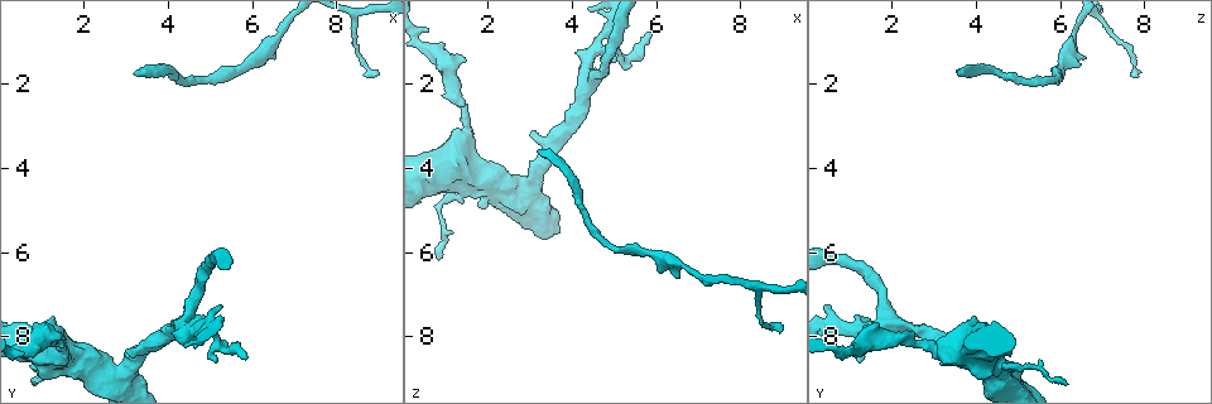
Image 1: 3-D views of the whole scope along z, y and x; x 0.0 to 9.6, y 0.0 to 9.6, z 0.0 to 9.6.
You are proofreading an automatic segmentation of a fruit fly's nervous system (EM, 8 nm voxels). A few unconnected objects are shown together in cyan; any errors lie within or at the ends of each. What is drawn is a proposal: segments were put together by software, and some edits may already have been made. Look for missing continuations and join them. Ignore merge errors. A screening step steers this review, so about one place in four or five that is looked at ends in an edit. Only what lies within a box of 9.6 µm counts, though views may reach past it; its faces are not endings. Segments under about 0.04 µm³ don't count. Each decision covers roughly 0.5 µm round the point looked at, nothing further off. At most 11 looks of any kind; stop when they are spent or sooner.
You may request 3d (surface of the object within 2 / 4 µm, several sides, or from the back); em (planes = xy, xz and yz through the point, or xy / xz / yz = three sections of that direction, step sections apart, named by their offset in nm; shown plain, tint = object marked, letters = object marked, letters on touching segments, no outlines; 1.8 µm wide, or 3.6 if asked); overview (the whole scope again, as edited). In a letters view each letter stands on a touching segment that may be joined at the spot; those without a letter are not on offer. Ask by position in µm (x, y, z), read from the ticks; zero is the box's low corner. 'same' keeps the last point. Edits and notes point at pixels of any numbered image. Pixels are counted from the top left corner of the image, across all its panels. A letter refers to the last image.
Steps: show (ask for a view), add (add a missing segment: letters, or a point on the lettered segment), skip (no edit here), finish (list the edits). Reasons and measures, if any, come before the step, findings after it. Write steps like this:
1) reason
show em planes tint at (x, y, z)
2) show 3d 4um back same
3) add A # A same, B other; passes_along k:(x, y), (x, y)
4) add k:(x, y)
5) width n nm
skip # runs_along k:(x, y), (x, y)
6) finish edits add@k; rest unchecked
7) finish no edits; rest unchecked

show 3d 4um at (6.55, 1.45, 6.60)

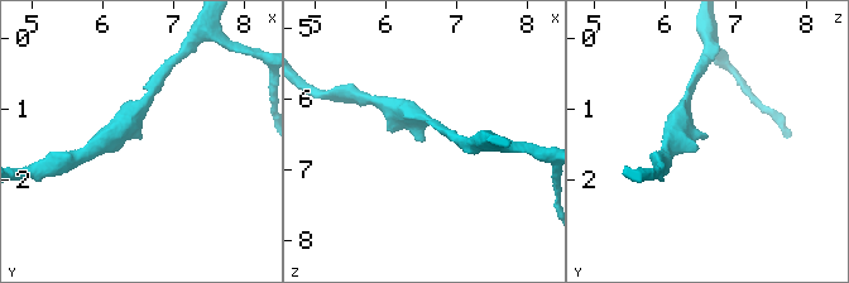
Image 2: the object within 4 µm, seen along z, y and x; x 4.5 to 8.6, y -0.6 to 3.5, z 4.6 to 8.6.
show em xy step 4 tint at (6.50, 1.40, 6.60)

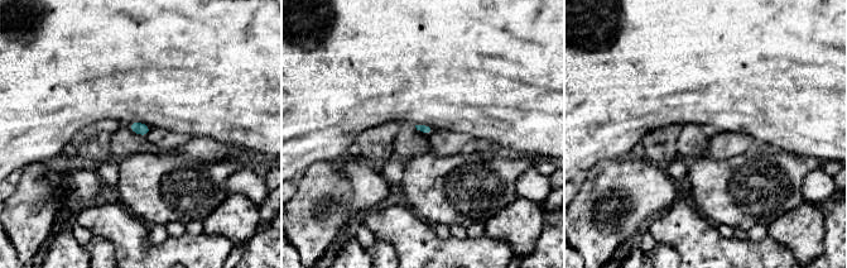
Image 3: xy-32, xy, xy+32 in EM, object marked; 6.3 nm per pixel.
another direction
show em planes letters same

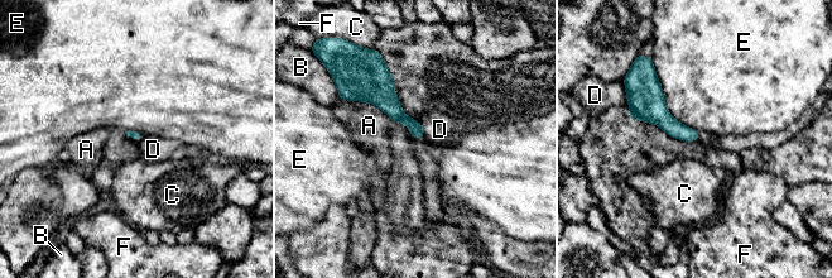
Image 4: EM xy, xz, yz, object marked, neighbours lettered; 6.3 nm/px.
skip # A other, B other, C other, D other, E other, F other; no lettered segment goes on from it

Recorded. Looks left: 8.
tapers out
show em planes tint at (3.25, 1.75, 3.50)

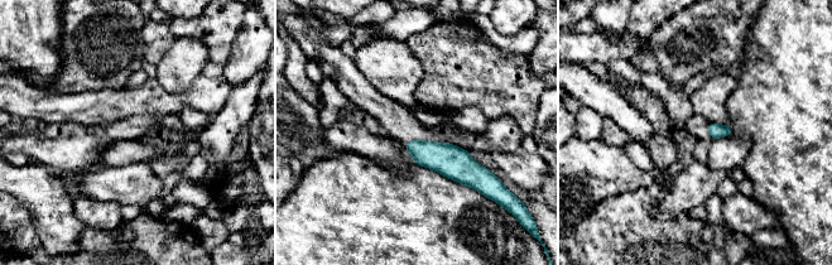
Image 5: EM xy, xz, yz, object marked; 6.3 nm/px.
what lies round it
show em planes letters same

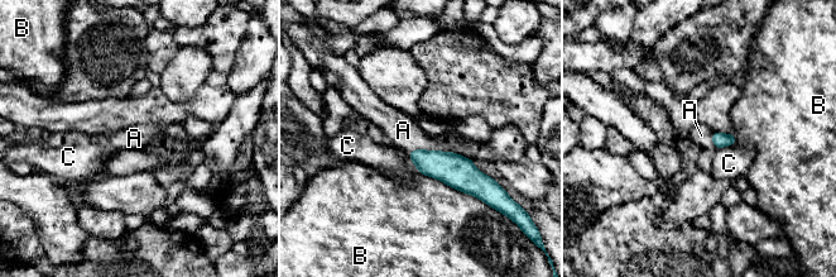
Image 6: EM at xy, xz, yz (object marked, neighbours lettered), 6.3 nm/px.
add A # A same, B other, C other; the neuron continues

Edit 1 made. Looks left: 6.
redraw
show overview

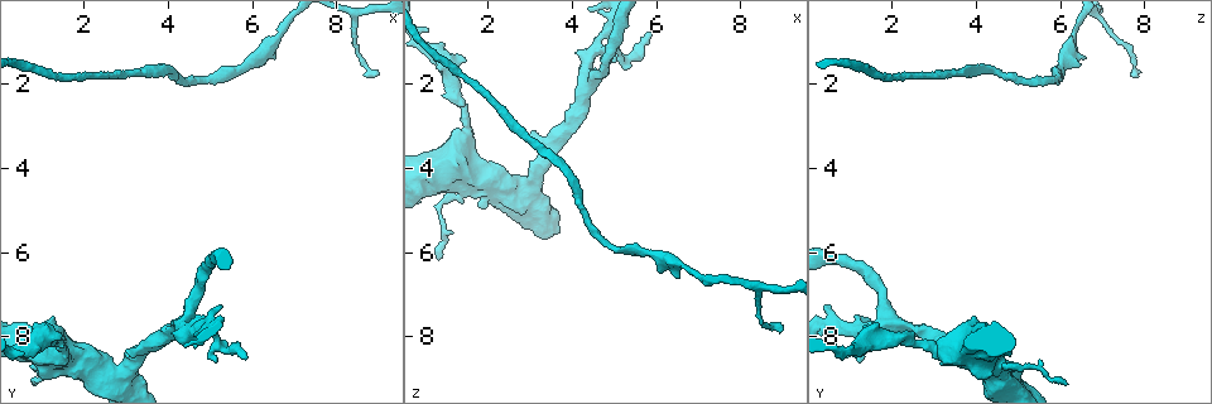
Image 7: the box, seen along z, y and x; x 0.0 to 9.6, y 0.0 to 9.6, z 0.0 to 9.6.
free end
show 3d 2um at (3.00, 8.35, 3.20)

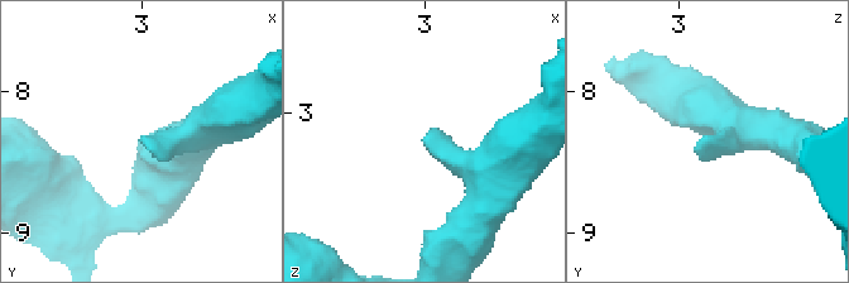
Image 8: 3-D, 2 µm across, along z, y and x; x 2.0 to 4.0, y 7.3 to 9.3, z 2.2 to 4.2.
show em xy step 4 letters at (2.98, 8.34, 3.18)

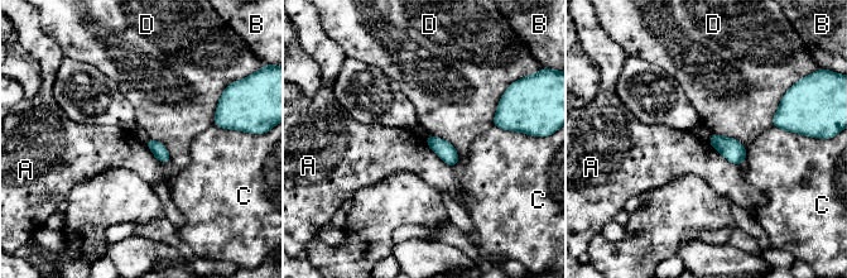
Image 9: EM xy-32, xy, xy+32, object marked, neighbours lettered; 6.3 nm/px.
skip # A other, B other, C other, D other; border 9:(424, 139), (444, 162), (456, 167); none of them fits

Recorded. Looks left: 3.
tapers out
show 3d 4um at (5.85, 8.50, 0.75)

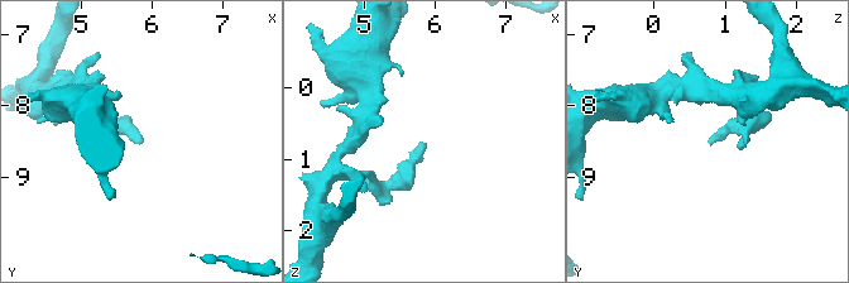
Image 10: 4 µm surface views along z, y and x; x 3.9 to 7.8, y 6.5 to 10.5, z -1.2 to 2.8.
show em planes letters at (5.85, 8.45, 0.75)

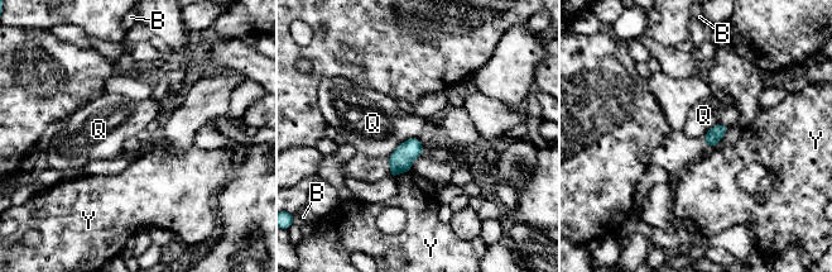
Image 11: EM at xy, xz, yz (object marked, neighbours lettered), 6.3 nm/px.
skip # B other, Q other, Y other; none of them fits

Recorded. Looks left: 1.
finish edits add@6; rest unchecked

